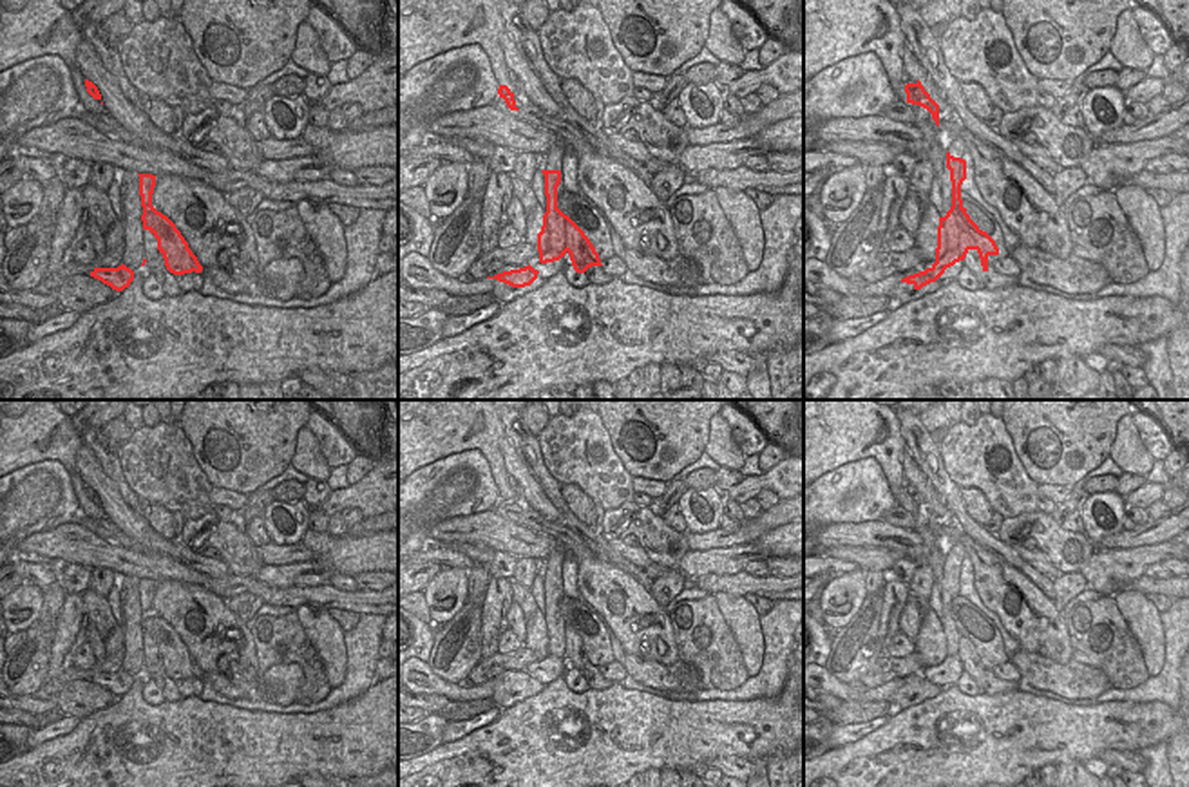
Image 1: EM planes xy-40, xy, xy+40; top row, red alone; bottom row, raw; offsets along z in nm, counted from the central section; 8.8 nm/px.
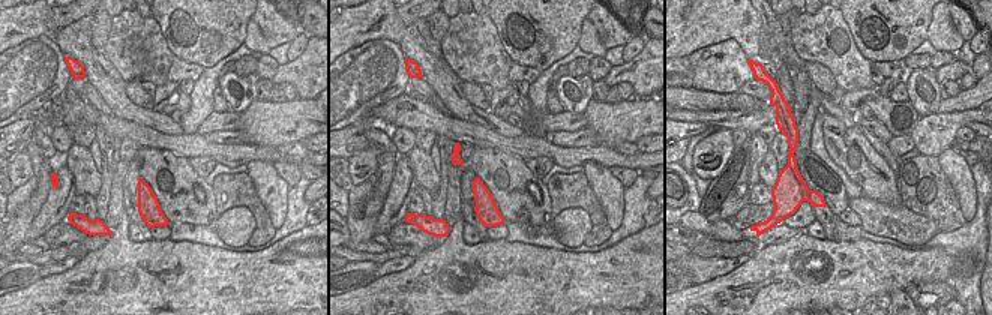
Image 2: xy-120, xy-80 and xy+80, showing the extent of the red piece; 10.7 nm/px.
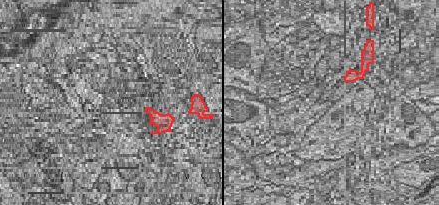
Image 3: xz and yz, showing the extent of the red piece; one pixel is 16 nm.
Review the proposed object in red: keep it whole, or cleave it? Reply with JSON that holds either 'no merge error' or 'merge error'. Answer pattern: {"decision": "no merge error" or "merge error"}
{"decision": "merge error"}

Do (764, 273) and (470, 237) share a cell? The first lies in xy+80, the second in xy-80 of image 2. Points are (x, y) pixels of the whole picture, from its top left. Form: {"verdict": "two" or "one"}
{"verdict": "two"}

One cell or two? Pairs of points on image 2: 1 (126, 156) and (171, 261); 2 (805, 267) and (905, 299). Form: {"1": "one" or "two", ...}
{"1": "two", "2": "two"}

